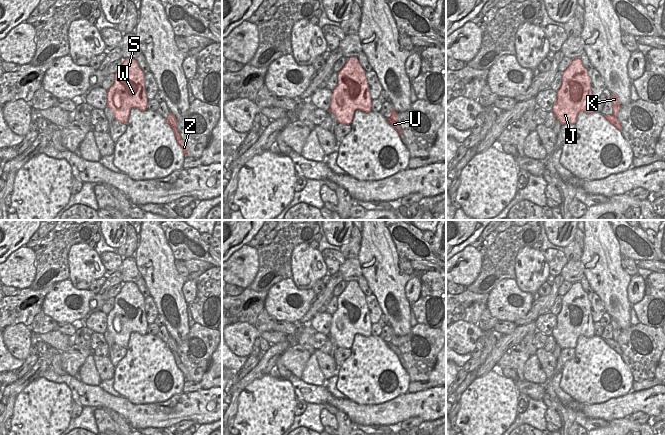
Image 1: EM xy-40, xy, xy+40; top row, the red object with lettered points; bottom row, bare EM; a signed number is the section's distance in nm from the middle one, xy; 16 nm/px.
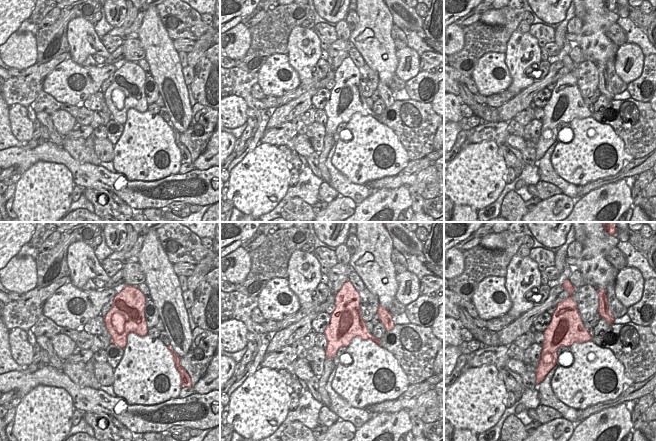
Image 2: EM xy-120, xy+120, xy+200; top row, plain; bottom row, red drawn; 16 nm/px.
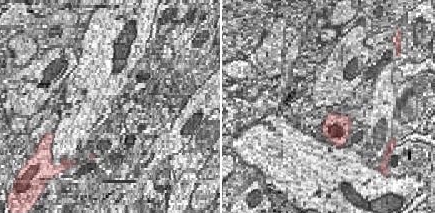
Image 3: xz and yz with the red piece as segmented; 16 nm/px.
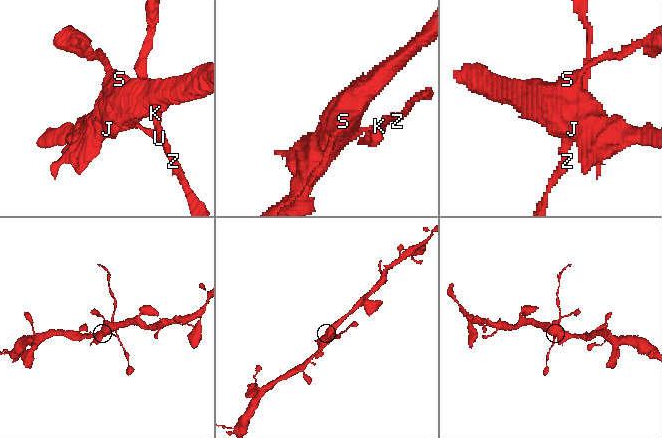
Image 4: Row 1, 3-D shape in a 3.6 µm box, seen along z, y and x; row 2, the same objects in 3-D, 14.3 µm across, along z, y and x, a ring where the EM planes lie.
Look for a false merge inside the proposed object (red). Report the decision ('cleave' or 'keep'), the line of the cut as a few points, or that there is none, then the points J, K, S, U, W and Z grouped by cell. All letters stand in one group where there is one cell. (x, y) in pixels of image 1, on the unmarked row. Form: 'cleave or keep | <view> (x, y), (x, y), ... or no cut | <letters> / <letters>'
cleave | xy+40 (617, 336), (615, 339), (612, 339) | J S U W Z / K

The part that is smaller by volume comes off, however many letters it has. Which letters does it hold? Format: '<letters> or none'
K

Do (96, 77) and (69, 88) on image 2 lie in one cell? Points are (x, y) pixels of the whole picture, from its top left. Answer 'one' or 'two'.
one

